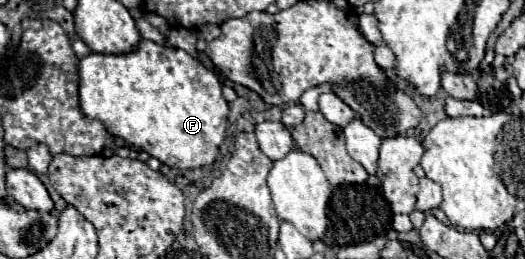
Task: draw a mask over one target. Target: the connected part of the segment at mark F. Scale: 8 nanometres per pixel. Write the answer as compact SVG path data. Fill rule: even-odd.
M140 39L130 53L90 53L80 59L80 67L80 109L86 117L102 121L108 133L122 137L170 167L194 169L214 163L228 125L228 103L222 97L222 85L216 73L206 69L198 59L182 49Z

